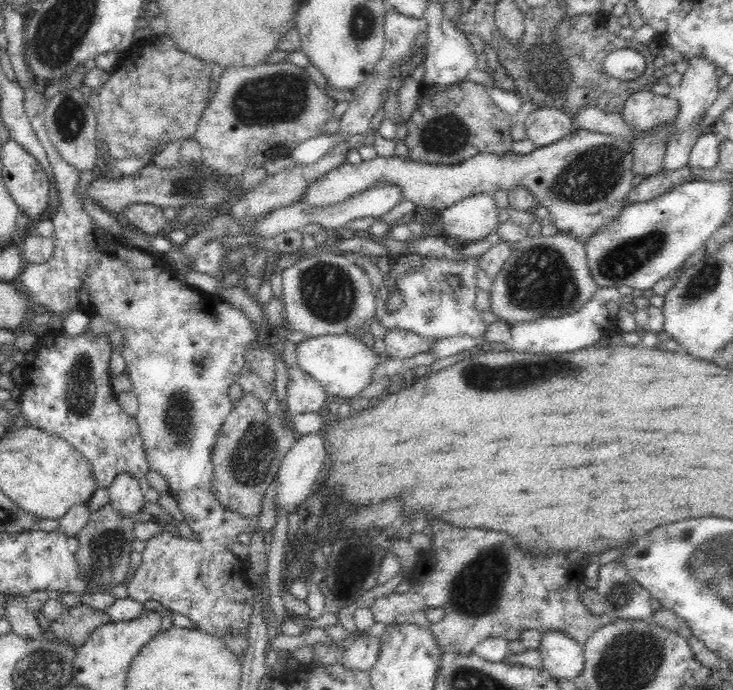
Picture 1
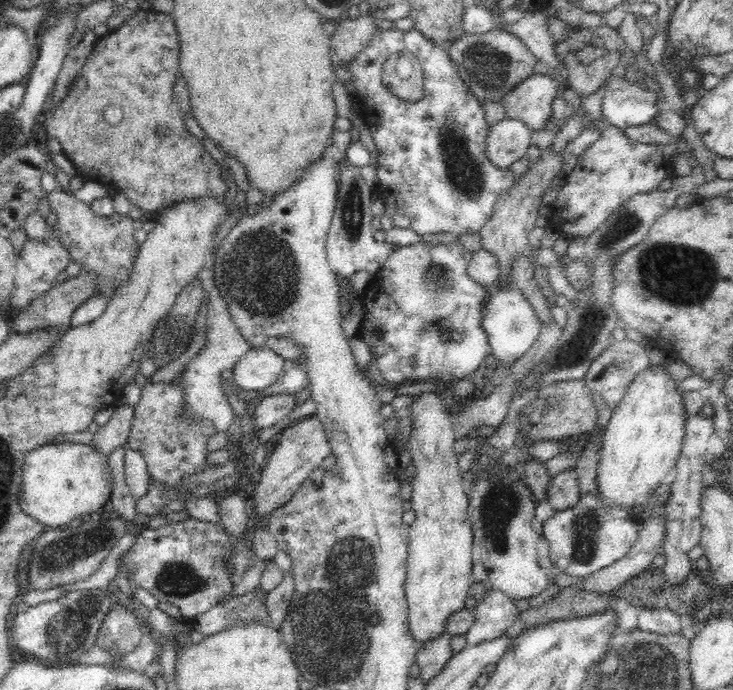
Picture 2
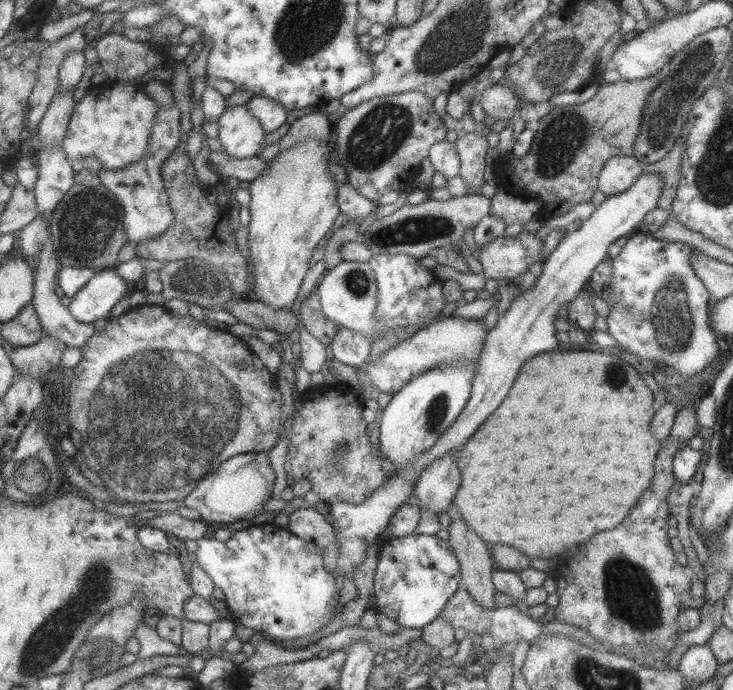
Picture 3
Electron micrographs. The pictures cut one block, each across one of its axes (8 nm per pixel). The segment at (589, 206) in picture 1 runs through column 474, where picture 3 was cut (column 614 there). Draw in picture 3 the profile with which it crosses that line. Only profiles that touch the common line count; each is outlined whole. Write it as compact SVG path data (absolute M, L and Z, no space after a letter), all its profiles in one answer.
M633 154L630 156L614 155L606 161L601 170L598 190L607 196L620 194L628 190L637 178L644 174L644 171L645 165Z

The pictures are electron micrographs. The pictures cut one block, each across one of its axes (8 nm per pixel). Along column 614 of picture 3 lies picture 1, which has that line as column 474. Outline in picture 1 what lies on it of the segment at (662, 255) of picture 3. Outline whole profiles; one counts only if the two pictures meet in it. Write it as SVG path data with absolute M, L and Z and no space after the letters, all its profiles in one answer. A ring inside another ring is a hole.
M427 257L422 267L408 272L402 278L391 271L388 276L384 276L382 286L375 294L376 316L374 320L379 321L386 331L404 329L416 332L422 338L435 338L436 341L448 338L448 336L465 334L478 338L478 342L482 343L487 324L479 316L475 303L478 291L476 274L479 258L466 258L459 262L459 260L448 258ZM392 290L401 292L403 306L394 313L388 313L385 304Z

